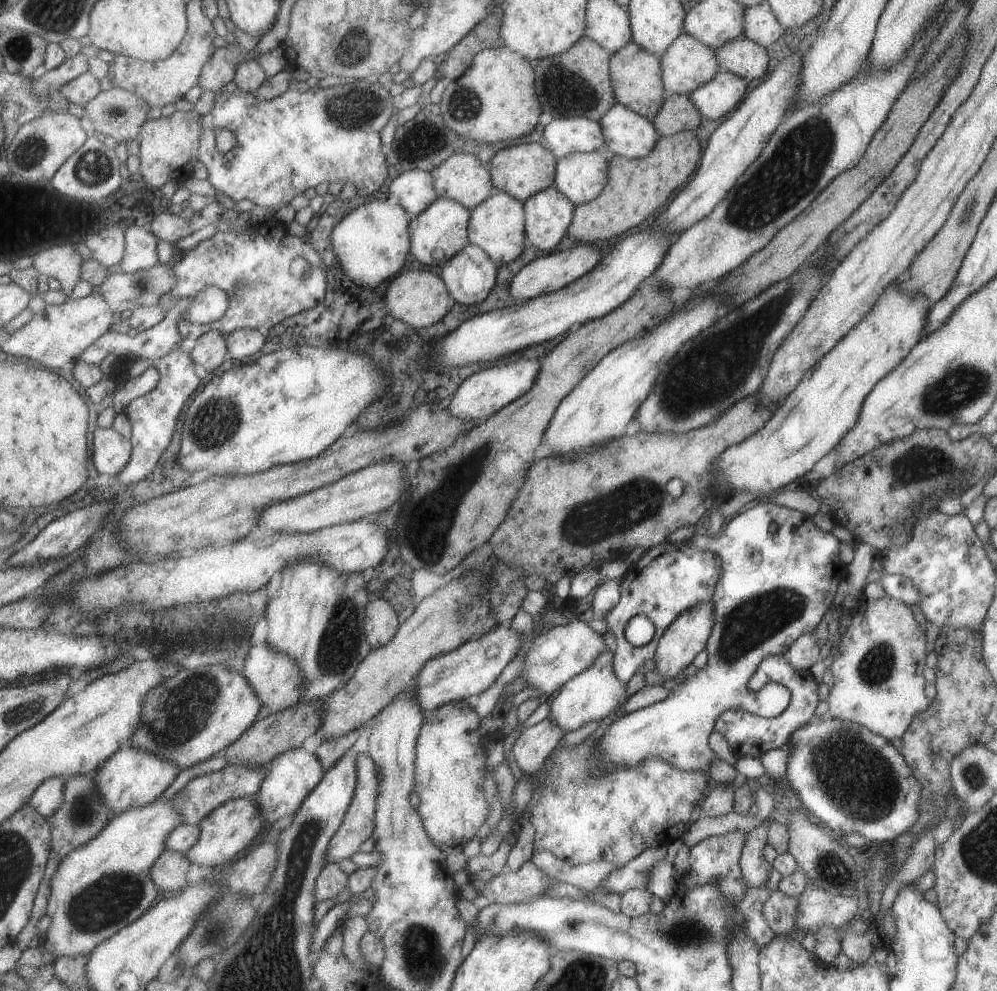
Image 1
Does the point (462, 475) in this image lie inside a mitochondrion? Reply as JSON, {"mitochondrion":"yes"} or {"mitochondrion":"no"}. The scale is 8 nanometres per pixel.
{"mitochondrion":"yes"}

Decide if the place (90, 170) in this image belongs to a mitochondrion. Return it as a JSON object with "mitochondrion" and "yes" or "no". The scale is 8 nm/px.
{"mitochondrion":"yes"}

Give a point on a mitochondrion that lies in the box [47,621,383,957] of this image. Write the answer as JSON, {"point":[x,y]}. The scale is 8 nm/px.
{"point":[111,898]}

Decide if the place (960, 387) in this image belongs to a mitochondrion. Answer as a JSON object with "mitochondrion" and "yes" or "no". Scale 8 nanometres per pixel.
{"mitochondrion":"yes"}

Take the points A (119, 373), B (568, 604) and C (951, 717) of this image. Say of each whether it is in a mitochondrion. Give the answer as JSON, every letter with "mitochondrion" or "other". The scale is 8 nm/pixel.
{"A":"other","B":"other","C":"other"}

